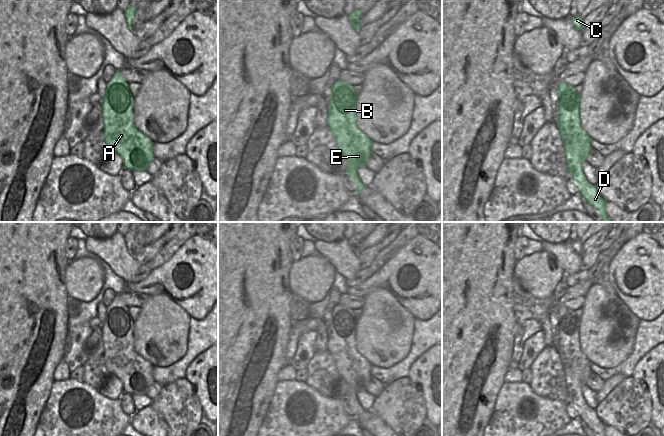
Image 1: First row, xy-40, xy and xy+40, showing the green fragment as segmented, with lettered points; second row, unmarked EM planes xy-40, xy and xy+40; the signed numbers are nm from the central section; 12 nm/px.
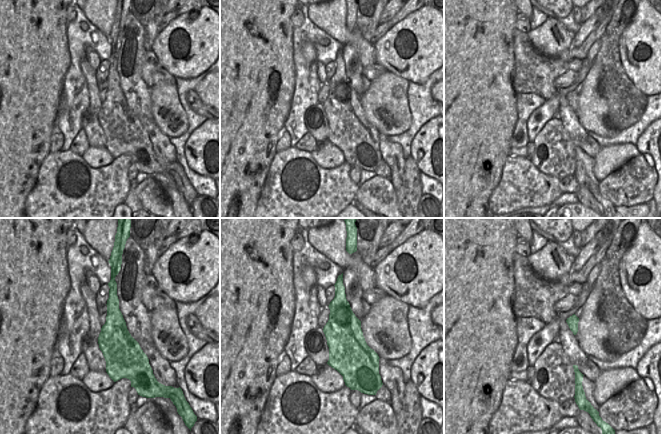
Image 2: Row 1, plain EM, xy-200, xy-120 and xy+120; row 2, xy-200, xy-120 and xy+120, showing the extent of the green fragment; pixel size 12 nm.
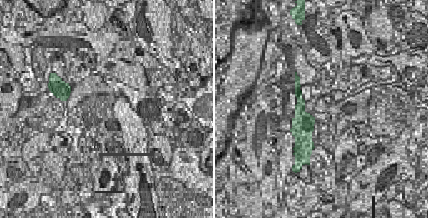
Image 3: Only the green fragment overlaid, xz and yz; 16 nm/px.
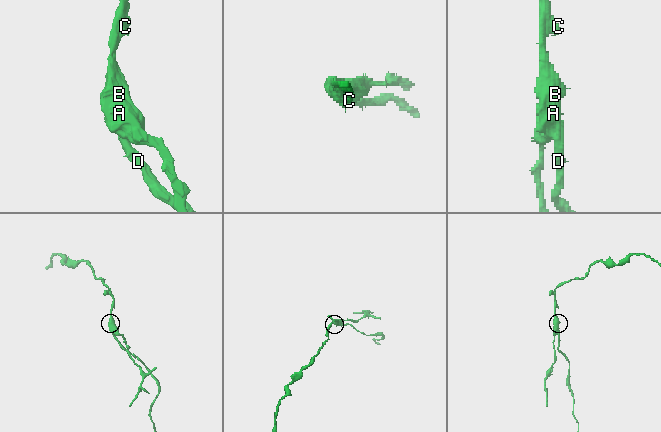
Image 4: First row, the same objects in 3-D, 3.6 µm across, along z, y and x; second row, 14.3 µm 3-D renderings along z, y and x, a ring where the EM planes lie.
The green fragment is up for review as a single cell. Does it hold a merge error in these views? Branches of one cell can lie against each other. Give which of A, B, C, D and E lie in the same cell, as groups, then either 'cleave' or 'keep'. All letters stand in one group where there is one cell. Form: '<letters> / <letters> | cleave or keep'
A B C E / D | cleave

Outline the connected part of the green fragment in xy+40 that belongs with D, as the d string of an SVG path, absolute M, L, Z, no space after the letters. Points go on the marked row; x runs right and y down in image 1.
M577 159L575 165L568 165L568 172L571 174L579 194L584 201L592 205L601 215L603 222L612 222L605 212L605 200L600 197L596 190L596 186L590 184L584 173L581 163L585 162L582 159Z

